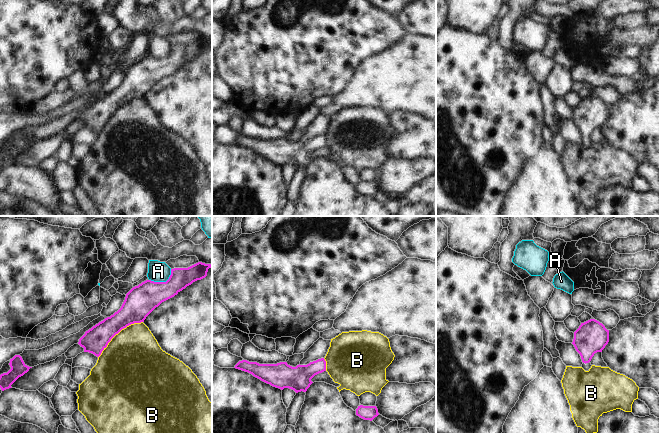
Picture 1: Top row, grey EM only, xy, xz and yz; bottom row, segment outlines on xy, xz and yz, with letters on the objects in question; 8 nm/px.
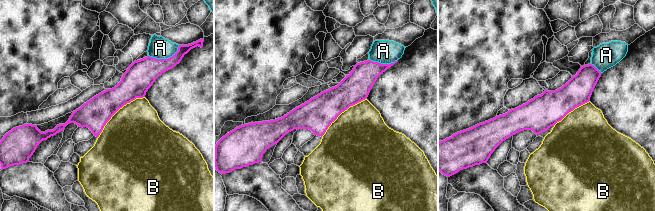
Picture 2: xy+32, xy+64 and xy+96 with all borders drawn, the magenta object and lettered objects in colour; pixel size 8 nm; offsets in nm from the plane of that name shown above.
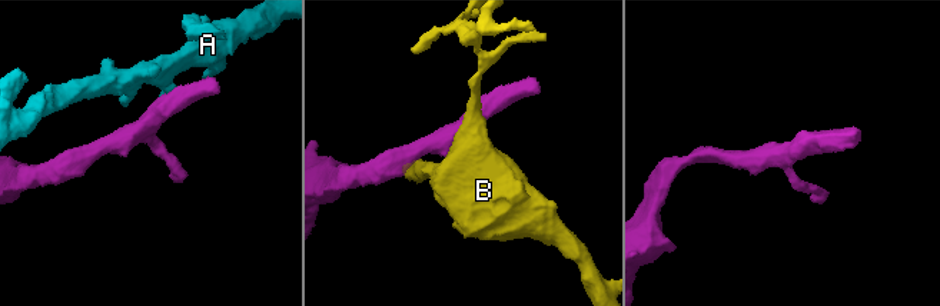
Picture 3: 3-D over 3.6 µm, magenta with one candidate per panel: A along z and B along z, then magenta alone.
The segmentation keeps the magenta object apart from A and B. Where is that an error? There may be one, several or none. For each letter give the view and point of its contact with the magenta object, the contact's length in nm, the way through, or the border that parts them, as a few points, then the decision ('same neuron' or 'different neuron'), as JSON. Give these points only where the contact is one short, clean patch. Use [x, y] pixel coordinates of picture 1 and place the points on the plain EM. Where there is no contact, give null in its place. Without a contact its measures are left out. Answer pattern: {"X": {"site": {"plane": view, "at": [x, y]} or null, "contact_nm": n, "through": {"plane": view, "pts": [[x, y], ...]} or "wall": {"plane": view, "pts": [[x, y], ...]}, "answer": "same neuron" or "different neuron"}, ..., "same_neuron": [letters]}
{"A": {"site": {"plane": "xy", "at": [163, 58]}, "contact_nm": 200, "answer": "different neuron"}, "B": {"site": {"plane": "xy", "at": [117, 109]}, "contact_nm": 460, "answer": "different neuron"}, "same_neuron": []}

